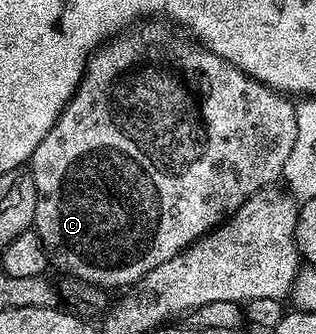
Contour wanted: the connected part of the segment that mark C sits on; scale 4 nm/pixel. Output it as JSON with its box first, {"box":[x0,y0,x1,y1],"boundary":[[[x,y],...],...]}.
{"box":[30,19,298,291],"boundary":[[[164,19],[145,20],[139,27],[129,28],[101,44],[89,57],[84,78],[80,80],[68,106],[60,112],[54,127],[50,127],[46,139],[38,143],[30,162],[30,172],[36,188],[34,228],[42,239],[51,264],[55,268],[57,265],[58,268],[65,269],[63,272],[67,276],[77,277],[91,285],[99,285],[105,291],[135,285],[150,271],[154,271],[158,263],[166,263],[166,259],[178,255],[187,245],[195,243],[202,234],[224,222],[231,213],[238,211],[238,207],[242,207],[242,203],[246,203],[246,199],[250,199],[250,195],[260,189],[275,186],[283,178],[286,159],[290,159],[290,151],[294,151],[294,139],[298,135],[296,105],[288,101],[291,100],[285,94],[248,77],[226,59],[205,49],[183,28],[173,27]]]}

